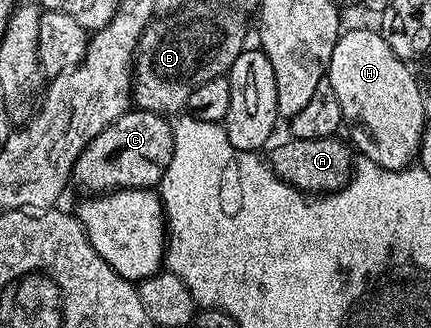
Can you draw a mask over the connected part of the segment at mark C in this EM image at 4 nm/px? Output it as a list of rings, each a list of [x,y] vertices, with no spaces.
[[[133,107],[91,139],[75,163],[71,181],[89,195],[114,189],[153,189],[160,186],[172,154],[172,124],[160,113]]]

